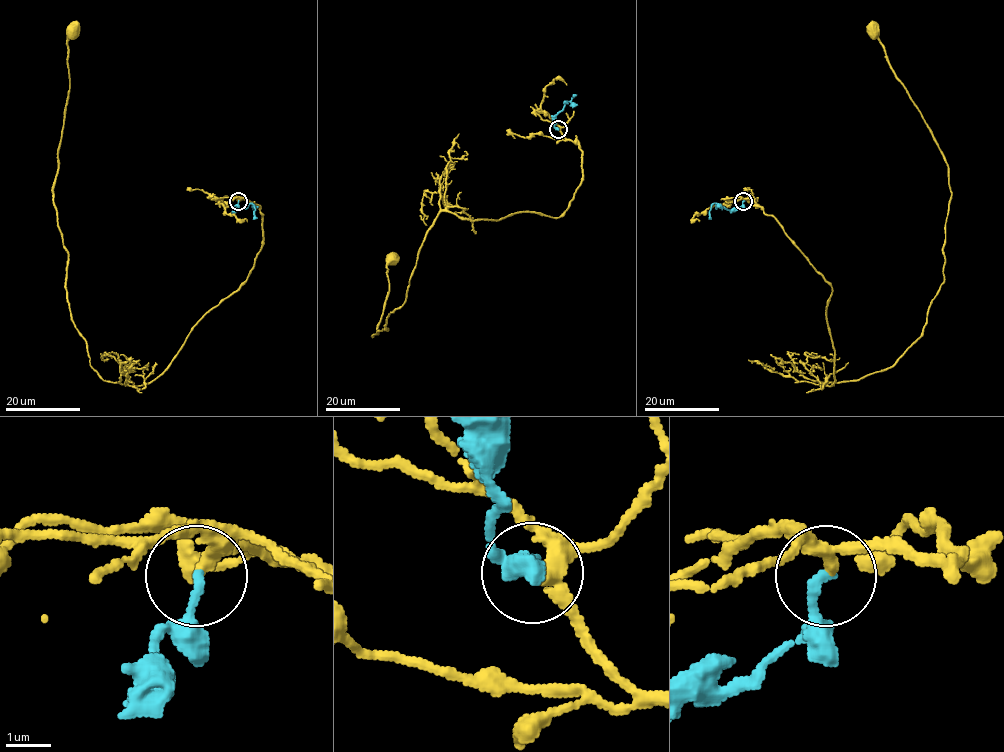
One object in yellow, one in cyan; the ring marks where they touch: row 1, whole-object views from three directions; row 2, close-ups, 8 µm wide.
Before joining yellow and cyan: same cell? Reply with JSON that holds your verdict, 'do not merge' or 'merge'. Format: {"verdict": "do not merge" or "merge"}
{"verdict": "merge"}

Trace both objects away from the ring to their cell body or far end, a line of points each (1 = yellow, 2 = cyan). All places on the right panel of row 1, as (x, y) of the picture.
1: (743, 200), (771, 214), (832, 288), (825, 385), (890, 367), (921, 335), (943, 281), (948, 168), (874, 30)
2: (743, 200), (740, 207), (727, 210), (713, 203), (711, 219)

